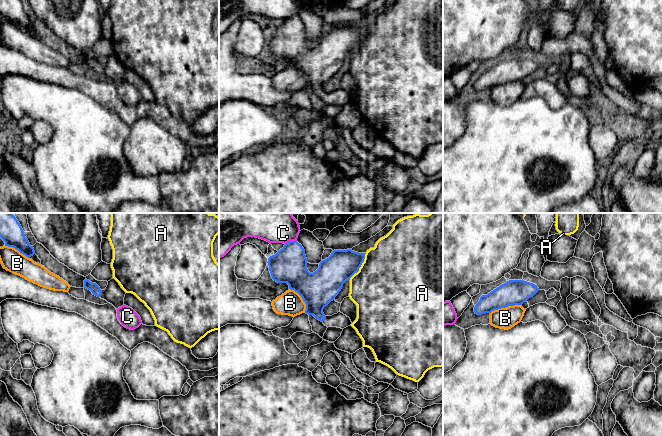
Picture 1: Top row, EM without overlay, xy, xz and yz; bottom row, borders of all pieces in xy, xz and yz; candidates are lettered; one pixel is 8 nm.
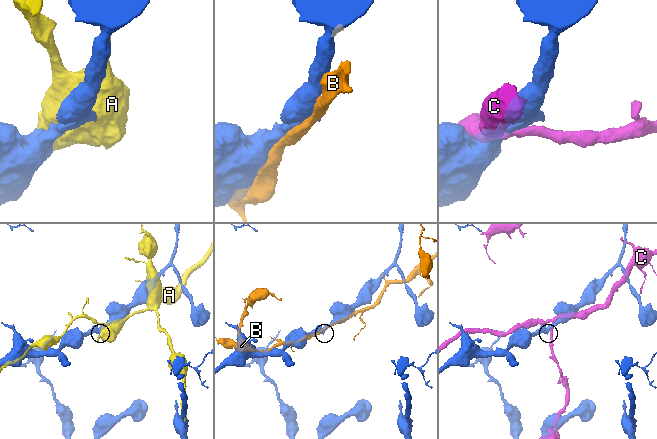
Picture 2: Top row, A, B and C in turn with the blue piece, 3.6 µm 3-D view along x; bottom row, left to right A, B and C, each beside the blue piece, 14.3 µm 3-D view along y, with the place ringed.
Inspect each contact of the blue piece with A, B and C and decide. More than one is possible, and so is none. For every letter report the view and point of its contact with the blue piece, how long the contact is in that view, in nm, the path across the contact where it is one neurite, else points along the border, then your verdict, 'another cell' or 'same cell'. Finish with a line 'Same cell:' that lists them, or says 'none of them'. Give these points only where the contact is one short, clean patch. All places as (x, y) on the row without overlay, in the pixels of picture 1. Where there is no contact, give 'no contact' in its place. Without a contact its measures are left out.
A: xz (360, 42) | 260 nm | another cell
B: yz (505, 83) | 260 nm | another cell
C: xz (290, 17) | 100 nm | another cell
Same cell: none of them

